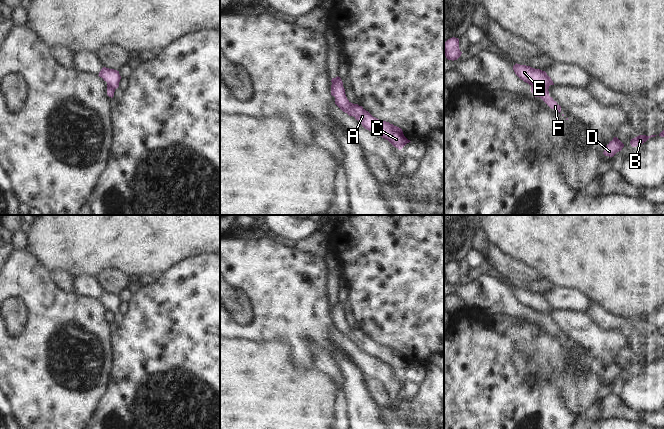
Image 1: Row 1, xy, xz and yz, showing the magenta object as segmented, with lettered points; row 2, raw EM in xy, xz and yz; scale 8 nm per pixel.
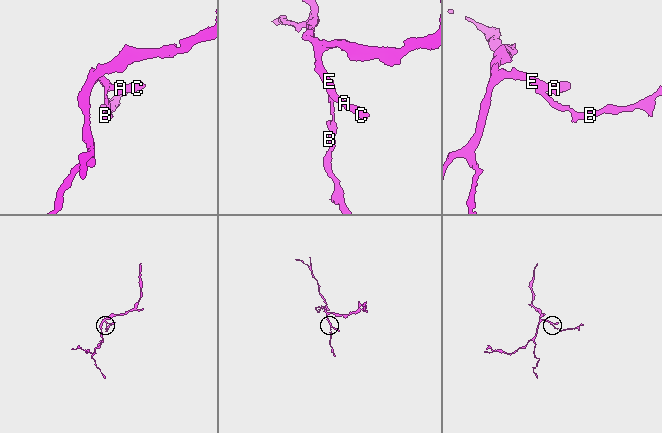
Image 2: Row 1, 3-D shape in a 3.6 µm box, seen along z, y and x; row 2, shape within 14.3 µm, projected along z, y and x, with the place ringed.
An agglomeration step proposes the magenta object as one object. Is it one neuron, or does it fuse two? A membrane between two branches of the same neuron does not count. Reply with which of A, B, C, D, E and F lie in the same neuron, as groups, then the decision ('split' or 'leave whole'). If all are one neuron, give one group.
A C E / B D F | split

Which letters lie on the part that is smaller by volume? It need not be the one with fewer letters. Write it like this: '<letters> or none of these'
B, D, F

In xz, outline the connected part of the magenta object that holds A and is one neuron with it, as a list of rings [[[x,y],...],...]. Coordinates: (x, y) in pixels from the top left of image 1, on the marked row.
[[[336,77],[331,85],[331,95],[335,97],[335,104],[349,116],[353,116],[367,130],[374,132],[382,138],[388,140],[394,147],[401,150],[408,140],[401,128],[389,122],[373,117],[368,111],[358,104],[351,103],[345,94],[343,82],[340,77]]]

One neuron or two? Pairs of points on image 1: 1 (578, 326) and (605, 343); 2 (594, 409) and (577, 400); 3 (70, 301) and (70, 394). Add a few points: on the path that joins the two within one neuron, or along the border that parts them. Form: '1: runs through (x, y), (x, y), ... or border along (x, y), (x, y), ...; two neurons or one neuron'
1: runs through (585, 331), (598, 341); one neuron
2: border along (596, 399), (585, 412); two neurons
3: runs through (57, 325), (45, 341), (45, 370), (49, 375); one neuron

